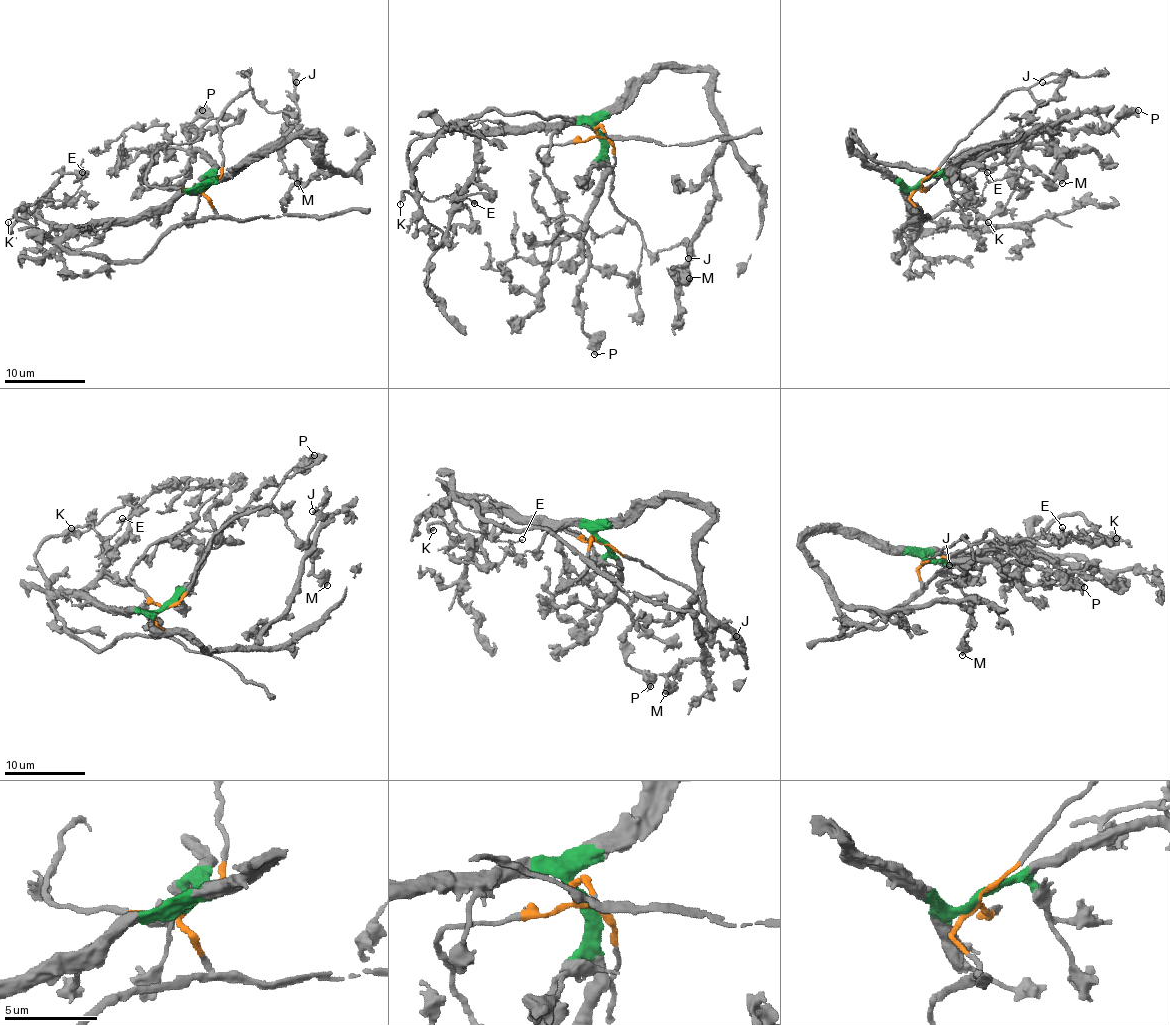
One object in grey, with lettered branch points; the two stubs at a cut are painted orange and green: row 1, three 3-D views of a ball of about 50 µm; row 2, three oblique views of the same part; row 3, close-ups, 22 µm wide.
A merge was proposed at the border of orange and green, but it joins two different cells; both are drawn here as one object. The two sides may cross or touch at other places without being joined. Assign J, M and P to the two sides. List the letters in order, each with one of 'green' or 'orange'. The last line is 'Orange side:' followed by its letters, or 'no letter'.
J: orange
M: green
P: green
Orange side: J

